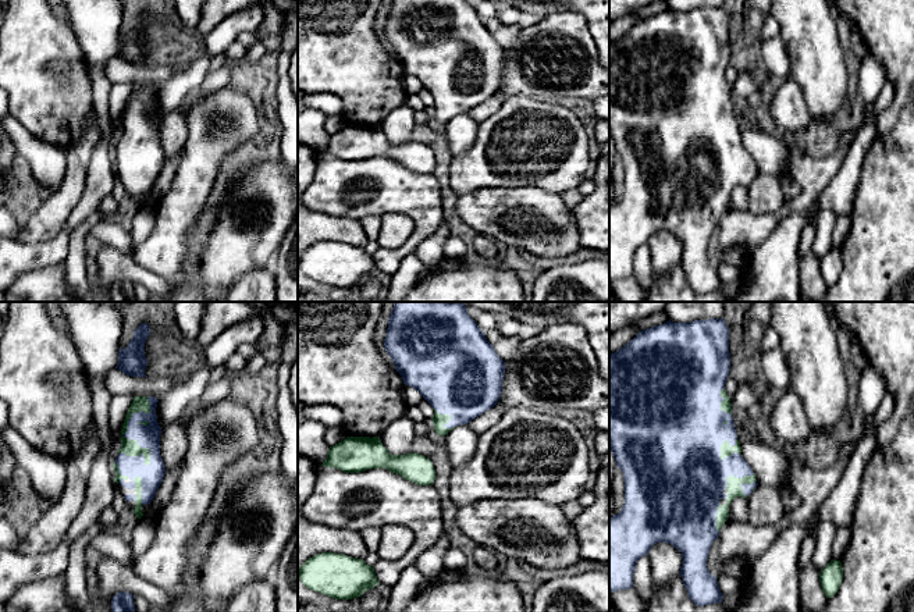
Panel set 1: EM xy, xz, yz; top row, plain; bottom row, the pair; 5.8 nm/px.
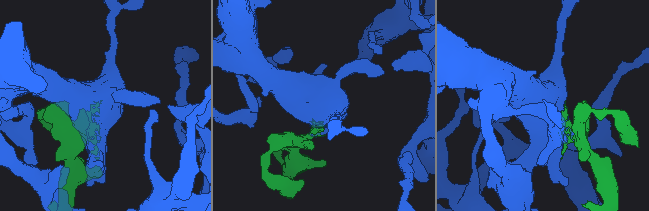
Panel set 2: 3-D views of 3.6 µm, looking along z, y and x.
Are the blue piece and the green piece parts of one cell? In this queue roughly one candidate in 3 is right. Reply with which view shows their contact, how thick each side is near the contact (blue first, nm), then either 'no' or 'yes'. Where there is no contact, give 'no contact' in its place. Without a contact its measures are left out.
xy | 130/100 nm | yes

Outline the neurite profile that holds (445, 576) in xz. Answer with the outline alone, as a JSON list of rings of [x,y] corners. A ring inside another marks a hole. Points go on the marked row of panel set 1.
[[[444,570],[440,576],[437,576],[435,579],[426,579],[419,590],[426,590],[428,587],[434,587],[440,583],[447,583],[447,581],[452,581],[452,580],[458,580],[460,577],[459,572],[452,572],[452,570]]]

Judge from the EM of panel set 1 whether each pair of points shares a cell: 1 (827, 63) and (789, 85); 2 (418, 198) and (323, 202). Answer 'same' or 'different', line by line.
1: different
2: same

